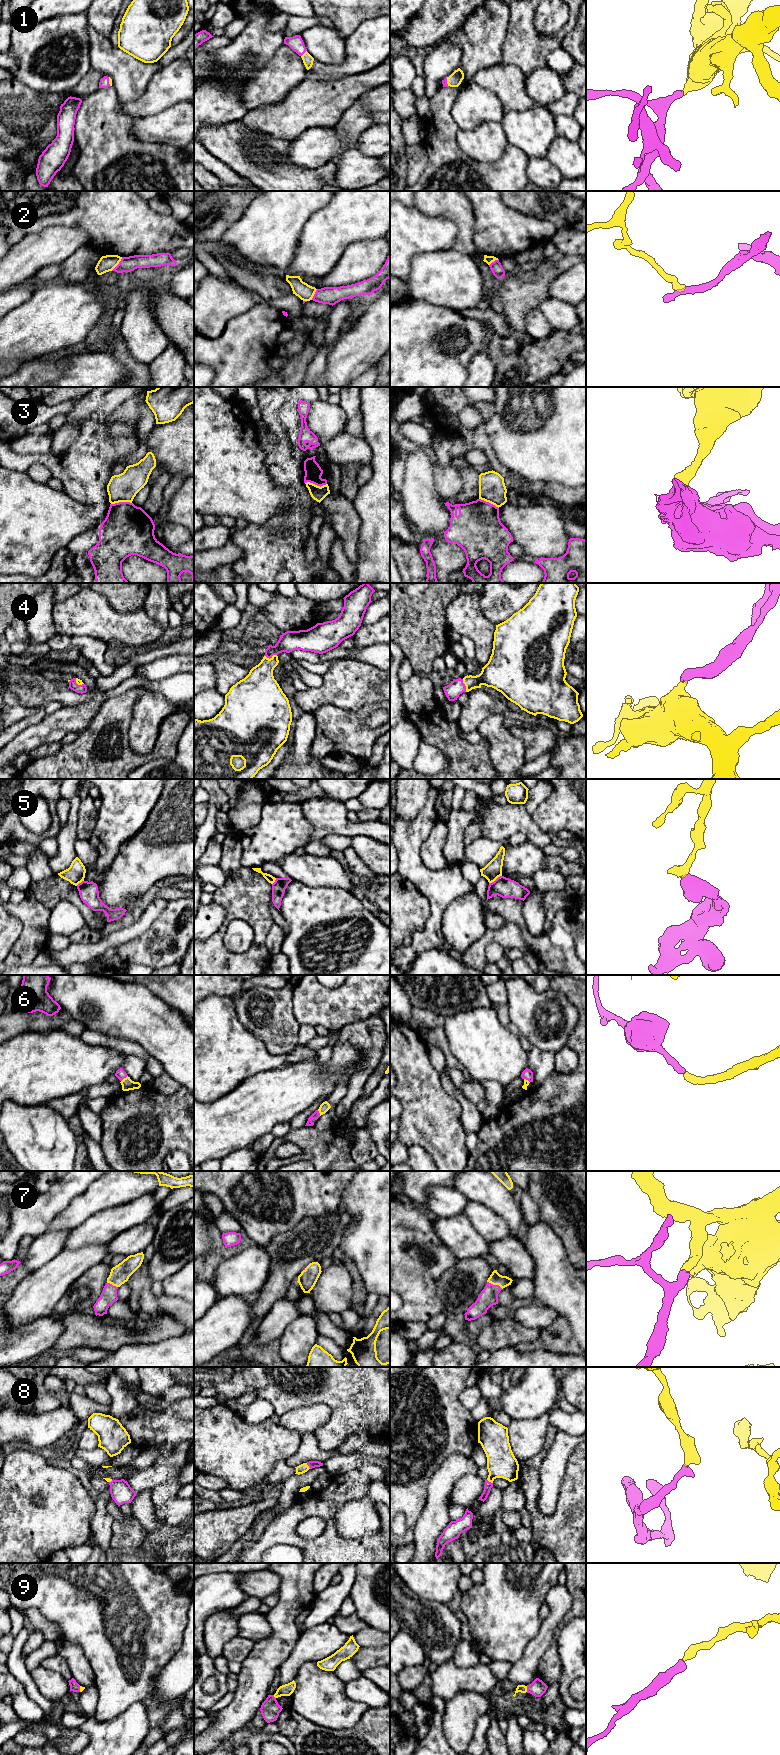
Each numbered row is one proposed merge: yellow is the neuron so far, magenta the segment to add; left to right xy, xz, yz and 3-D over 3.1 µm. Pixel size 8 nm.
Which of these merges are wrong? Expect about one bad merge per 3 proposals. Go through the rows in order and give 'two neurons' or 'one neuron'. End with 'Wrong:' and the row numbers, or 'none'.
1: one neuron
2: two neurons
3: two neurons
4: one neuron
5: two neurons
6: one neuron
7: one neuron
8: one neuron
9: one neuron
Wrong: 2, 3, 5

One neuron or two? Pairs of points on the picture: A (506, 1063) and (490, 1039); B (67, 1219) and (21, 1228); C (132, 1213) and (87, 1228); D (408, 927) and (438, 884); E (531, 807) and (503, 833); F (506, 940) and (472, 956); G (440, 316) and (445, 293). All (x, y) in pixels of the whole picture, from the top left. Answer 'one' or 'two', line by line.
A: one
B: two
C: one
D: two
E: two
F: one
G: two

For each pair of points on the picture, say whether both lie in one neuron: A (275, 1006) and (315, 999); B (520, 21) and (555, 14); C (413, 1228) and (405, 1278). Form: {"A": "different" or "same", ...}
{"A": "different", "B": "same", "C": "same"}

